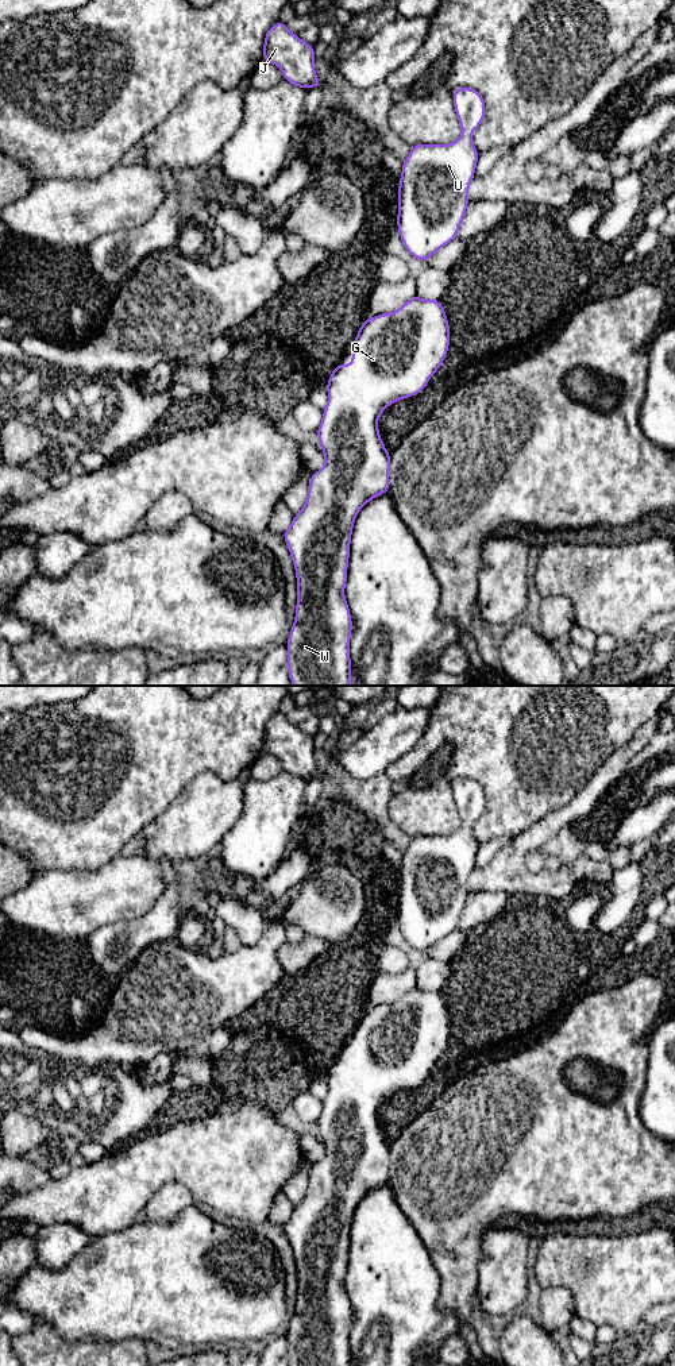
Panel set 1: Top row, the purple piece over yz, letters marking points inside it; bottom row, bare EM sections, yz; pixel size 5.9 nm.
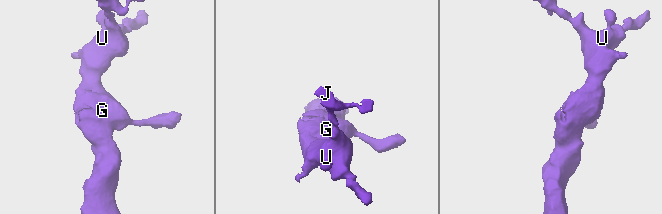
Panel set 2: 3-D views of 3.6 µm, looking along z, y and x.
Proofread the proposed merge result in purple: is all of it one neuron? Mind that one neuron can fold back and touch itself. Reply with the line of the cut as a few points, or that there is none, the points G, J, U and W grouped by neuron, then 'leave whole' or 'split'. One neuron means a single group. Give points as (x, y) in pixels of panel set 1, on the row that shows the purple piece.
no cut | G J U W | leave whole

